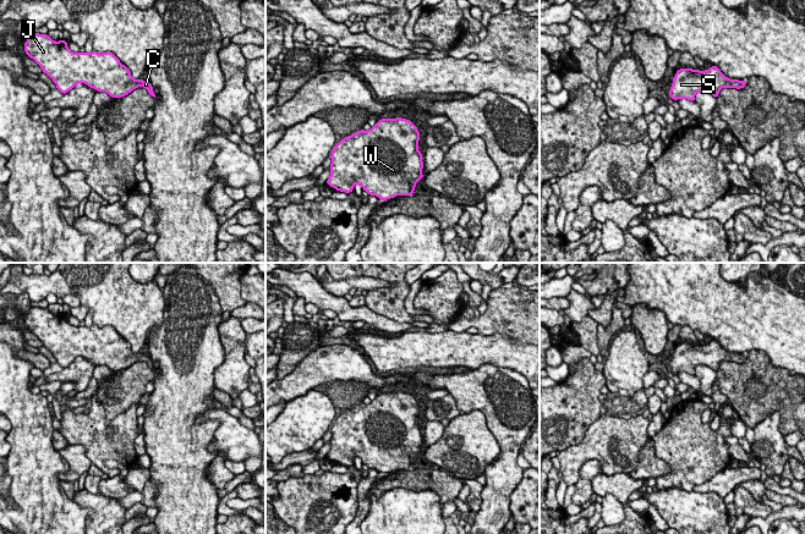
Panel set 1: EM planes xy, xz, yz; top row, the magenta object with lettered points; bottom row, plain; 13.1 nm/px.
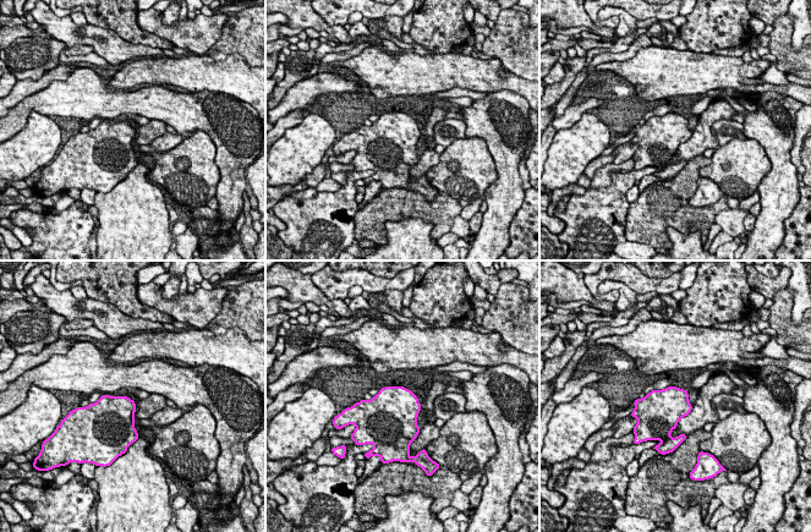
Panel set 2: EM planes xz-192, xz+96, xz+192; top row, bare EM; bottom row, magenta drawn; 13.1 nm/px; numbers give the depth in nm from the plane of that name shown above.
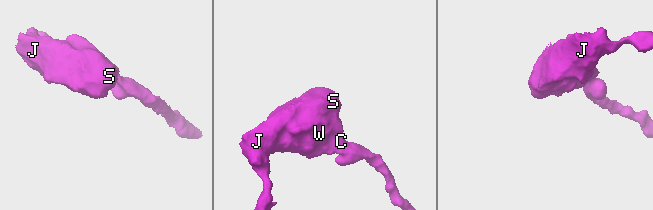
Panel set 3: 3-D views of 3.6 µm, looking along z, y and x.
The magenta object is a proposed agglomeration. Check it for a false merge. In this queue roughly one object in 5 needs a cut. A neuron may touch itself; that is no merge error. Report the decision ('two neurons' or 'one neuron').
one neuron

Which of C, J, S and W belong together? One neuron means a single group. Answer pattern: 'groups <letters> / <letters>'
groups C J S W

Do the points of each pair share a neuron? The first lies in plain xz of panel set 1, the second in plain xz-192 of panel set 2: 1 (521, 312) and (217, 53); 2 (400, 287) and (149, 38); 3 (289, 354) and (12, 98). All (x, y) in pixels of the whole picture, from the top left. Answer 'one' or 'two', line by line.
1: one
2: one
3: two

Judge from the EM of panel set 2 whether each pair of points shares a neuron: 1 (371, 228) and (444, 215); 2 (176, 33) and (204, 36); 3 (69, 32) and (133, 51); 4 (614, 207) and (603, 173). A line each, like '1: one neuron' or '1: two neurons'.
1: one neuron
2: one neuron
3: one neuron
4: two neurons

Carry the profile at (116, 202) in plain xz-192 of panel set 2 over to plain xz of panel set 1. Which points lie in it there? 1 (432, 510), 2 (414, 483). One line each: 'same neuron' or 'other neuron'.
1: same neuron
2: other neuron

